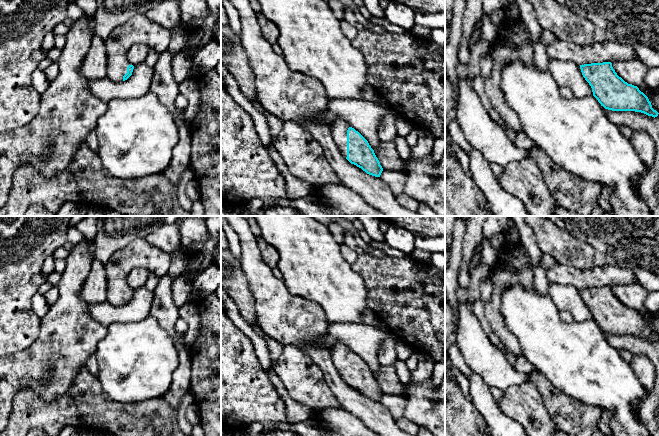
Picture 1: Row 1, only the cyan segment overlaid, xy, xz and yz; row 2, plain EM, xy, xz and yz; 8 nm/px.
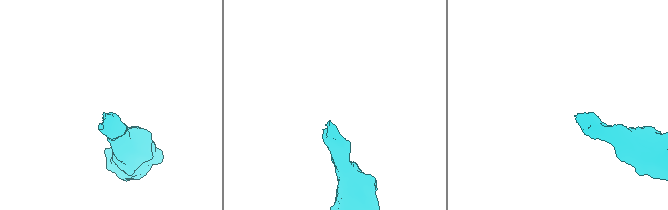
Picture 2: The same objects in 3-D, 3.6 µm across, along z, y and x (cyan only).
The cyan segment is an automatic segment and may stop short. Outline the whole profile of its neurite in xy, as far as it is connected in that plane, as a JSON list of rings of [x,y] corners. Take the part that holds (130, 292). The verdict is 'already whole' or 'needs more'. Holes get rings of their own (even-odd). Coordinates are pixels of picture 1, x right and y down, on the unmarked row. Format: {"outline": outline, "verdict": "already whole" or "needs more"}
{"outline": [[[135,238],[123,249],[116,251],[104,264],[108,295],[107,301],[113,306],[127,304],[134,290],[128,286],[127,278],[132,269],[146,268],[158,278],[168,273],[171,254],[149,244],[145,238]]], "verdict": "needs more"}

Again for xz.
{"outline": [[[338,342],[331,351],[331,357],[344,382],[367,398],[380,401],[383,392],[368,365],[358,355]]], "verdict": "needs more"}

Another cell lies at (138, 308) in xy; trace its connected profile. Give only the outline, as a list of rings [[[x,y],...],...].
[[[145,286],[134,290],[132,299],[125,305],[113,306],[108,301],[89,304],[91,317],[101,326],[108,327],[113,323],[130,323],[143,320],[150,315],[154,291]]]

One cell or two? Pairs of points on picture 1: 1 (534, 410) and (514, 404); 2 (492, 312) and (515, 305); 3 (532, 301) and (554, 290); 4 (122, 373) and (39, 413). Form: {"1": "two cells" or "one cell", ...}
{"1": "one cell", "2": "two cells", "3": "two cells", "4": "two cells"}

